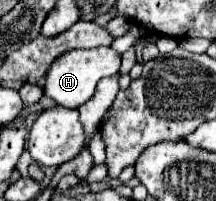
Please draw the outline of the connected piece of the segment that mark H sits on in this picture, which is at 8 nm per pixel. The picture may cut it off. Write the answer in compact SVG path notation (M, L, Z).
M94 47L94 49L74 49L70 53L60 55L48 69L46 73L46 83L44 83L44 95L54 99L56 105L76 109L82 103L86 103L96 89L96 83L102 77L114 75L120 69L120 55L110 49L110 47Z

